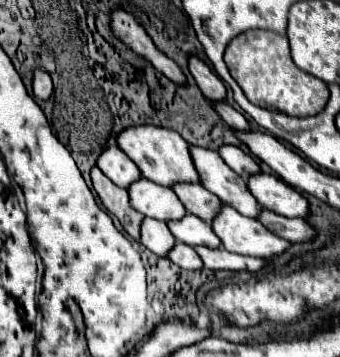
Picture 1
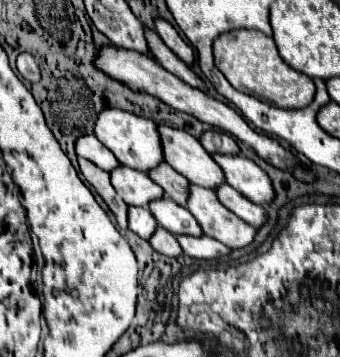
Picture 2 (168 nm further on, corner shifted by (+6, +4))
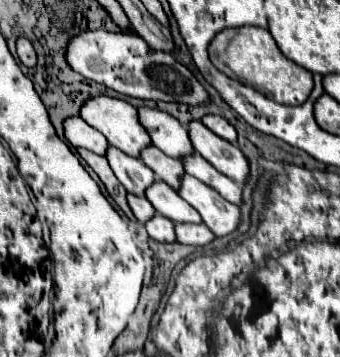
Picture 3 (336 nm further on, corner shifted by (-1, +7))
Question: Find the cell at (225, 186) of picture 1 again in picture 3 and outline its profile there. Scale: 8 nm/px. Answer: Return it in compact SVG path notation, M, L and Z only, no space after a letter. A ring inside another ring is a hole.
M139 106L137 112L139 112L139 122L149 132L151 144L157 146L161 152L165 152L171 158L179 158L179 156L187 156L187 152L195 152L191 150L187 128L181 126L179 120L175 120L167 112L147 106Z

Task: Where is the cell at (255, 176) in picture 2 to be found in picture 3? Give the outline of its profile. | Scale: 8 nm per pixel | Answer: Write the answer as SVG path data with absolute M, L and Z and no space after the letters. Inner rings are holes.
M197 120L189 122L187 130L189 130L191 146L195 148L197 154L207 158L207 162L211 162L221 174L229 176L231 180L239 184L247 180L249 162L235 144L215 136L209 128L203 126L203 122L197 122Z

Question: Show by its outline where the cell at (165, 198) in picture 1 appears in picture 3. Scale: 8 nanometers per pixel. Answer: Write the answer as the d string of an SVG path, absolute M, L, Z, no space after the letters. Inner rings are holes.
M109 146L105 152L105 158L109 160L109 166L115 172L117 180L131 194L143 196L147 186L153 184L153 180L155 180L155 174L151 172L151 168L147 168L139 158L127 156L125 152L119 152L119 148Z

